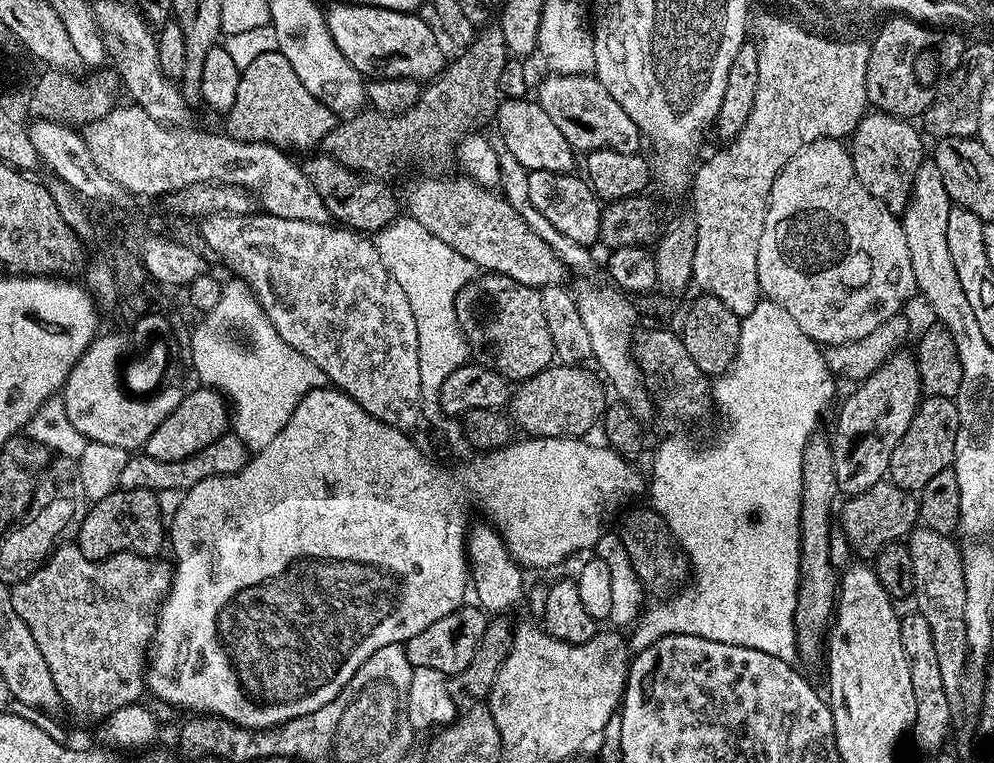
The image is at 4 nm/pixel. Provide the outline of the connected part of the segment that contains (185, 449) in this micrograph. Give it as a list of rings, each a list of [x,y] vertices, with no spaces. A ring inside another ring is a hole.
[[[196,386],[193,392],[189,391],[182,398],[174,414],[170,414],[170,418],[166,418],[166,422],[162,422],[162,426],[158,426],[154,434],[150,434],[142,452],[150,458],[158,458],[158,462],[178,462],[202,450],[202,446],[210,446],[210,442],[224,435],[229,428],[230,408],[225,397],[214,388]]]

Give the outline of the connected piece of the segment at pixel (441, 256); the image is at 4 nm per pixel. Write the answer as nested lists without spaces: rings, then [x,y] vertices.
[[[407,214],[401,215],[393,224],[387,224],[381,232],[375,233],[374,243],[382,258],[382,266],[386,266],[386,270],[390,270],[394,282],[398,282],[398,286],[402,286],[406,299],[410,301],[410,310],[414,310],[414,322],[418,326],[418,374],[422,374],[422,386],[420,387],[422,416],[425,421],[432,420],[435,416],[441,415],[442,382],[446,382],[446,378],[450,378],[450,374],[454,374],[454,370],[458,370],[470,360],[470,349],[458,326],[456,299],[461,290],[477,275],[478,269],[475,264],[471,264],[469,260],[461,256],[455,257],[456,264],[447,264],[450,252],[446,242],[442,242],[442,238],[434,238],[434,234],[430,234],[430,230],[426,230],[426,226],[422,226],[422,222],[418,222],[413,216]]]

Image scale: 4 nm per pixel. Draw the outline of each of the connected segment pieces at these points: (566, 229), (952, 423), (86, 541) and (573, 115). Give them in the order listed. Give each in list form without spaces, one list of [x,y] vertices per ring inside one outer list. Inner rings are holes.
[[[538,168],[529,171],[530,202],[534,202],[534,210],[538,210],[538,214],[542,214],[542,218],[547,218],[550,221],[550,226],[554,226],[554,230],[566,234],[566,238],[570,238],[570,242],[592,246],[592,243],[595,245],[600,238],[602,201],[597,196],[596,191],[588,184],[587,179],[581,178],[579,175],[577,175],[578,177],[572,175],[576,174],[568,170],[553,170],[550,168]]]
[[[928,397],[921,399],[916,408],[914,418],[910,418],[910,427],[906,434],[902,434],[902,442],[894,446],[894,454],[890,454],[890,466],[888,467],[887,479],[896,484],[902,490],[916,494],[920,489],[934,478],[934,474],[942,474],[942,470],[953,467],[956,459],[956,443],[958,442],[958,410],[955,399],[946,397]]]
[[[120,488],[89,507],[80,531],[74,537],[77,548],[91,560],[105,560],[119,552],[134,552],[138,556],[155,557],[166,544],[166,521],[159,510],[157,493],[150,490]]]
[[[553,73],[548,76],[538,88],[536,102],[549,115],[571,149],[589,152],[610,148],[616,153],[637,153],[640,150],[642,137],[634,120],[611,97],[599,79],[590,74],[582,76]]]

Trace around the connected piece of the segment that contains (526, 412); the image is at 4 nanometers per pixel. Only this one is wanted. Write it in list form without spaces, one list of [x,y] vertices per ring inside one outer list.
[[[557,363],[551,368],[534,374],[529,380],[523,381],[520,388],[511,393],[510,419],[521,433],[533,436],[574,436],[577,438],[587,437],[595,425],[603,419],[604,411],[608,405],[607,389],[603,381],[590,372],[587,367],[573,366],[570,364]]]

